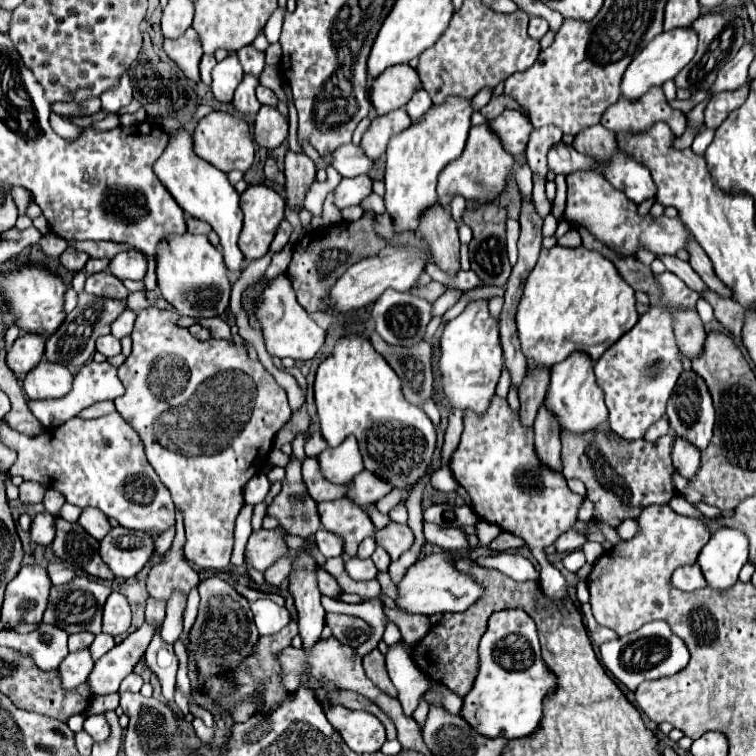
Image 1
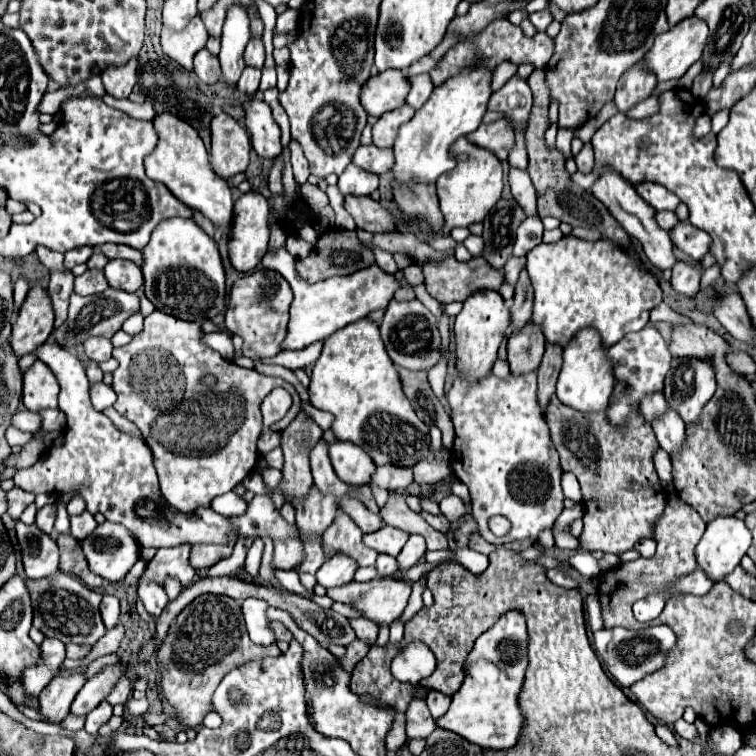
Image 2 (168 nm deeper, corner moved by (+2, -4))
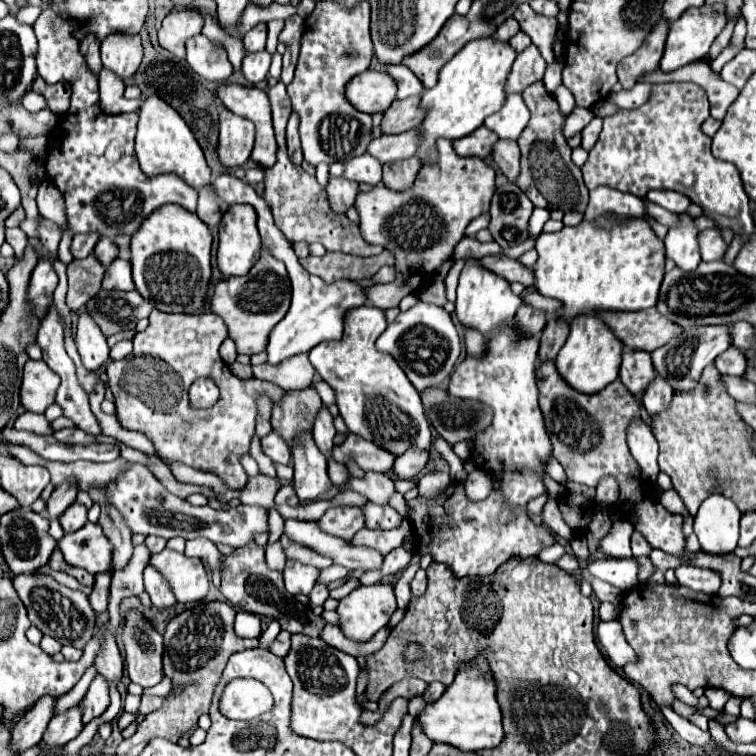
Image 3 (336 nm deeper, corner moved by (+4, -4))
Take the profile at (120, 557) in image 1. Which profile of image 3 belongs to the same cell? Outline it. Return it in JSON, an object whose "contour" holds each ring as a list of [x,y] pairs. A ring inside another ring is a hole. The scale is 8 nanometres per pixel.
{"contour":[[[87,523],[75,533],[65,533],[57,541],[59,551],[69,565],[87,569],[91,575],[109,573],[113,545],[109,545],[97,523]]]}

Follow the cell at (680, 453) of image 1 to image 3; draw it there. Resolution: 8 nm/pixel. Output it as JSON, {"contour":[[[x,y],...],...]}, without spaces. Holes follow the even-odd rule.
{"contour":[[[657,373],[643,393],[643,405],[647,413],[663,413],[669,407],[671,397],[673,397],[671,385]]]}

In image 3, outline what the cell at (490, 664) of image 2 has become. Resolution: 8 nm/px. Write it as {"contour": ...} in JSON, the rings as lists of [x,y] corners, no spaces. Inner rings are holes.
{"contour":[[[477,657],[477,661],[461,665],[455,681],[445,687],[443,695],[437,701],[425,705],[425,709],[417,717],[417,723],[433,743],[447,743],[461,751],[497,747],[503,739],[503,725],[497,691],[487,661],[483,657]]]}

